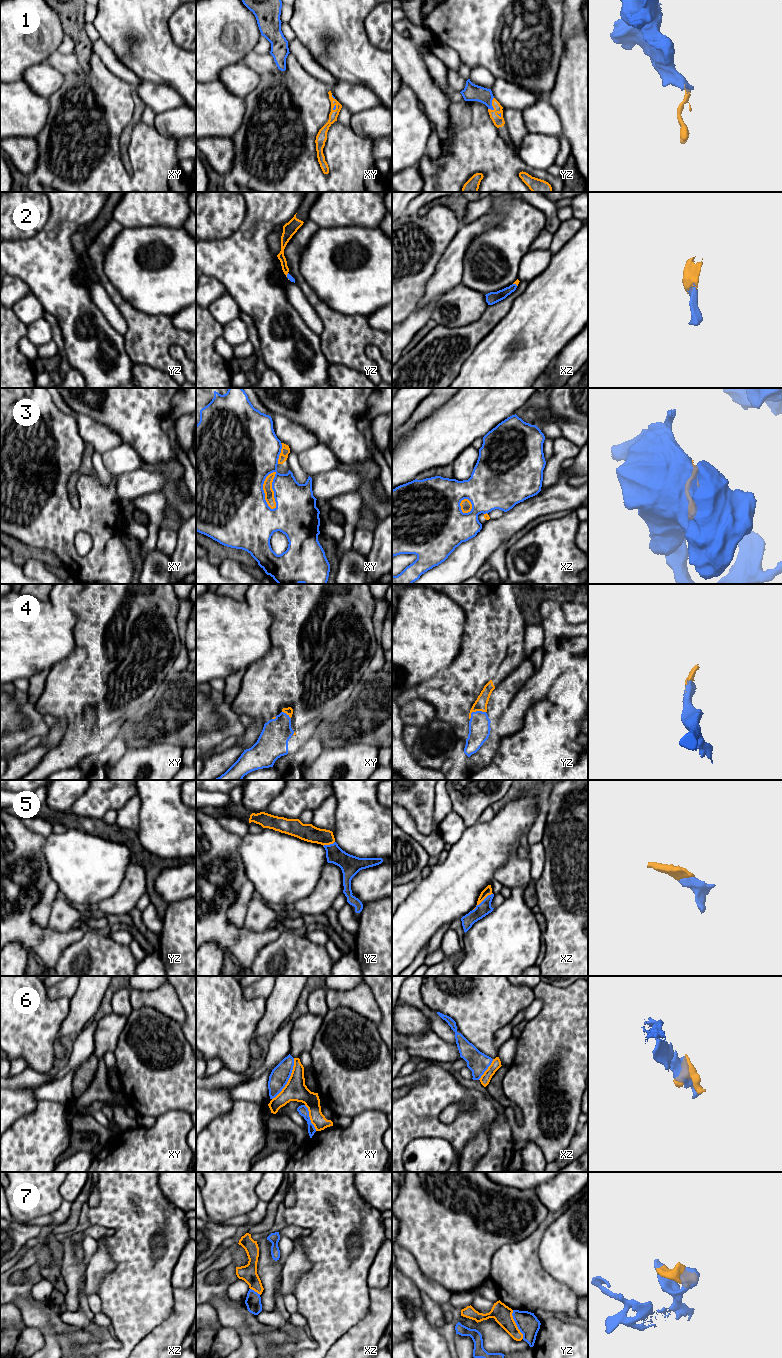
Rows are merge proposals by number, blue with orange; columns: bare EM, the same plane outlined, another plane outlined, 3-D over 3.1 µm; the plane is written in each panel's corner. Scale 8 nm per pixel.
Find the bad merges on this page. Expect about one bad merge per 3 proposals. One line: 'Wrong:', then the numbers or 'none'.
Wrong: 3, 6, 7

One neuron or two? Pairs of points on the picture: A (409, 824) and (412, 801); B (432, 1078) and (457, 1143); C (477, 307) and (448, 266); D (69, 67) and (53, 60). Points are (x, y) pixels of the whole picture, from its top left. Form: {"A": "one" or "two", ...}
{"A": "two", "B": "one", "C": "two", "D": "one"}

